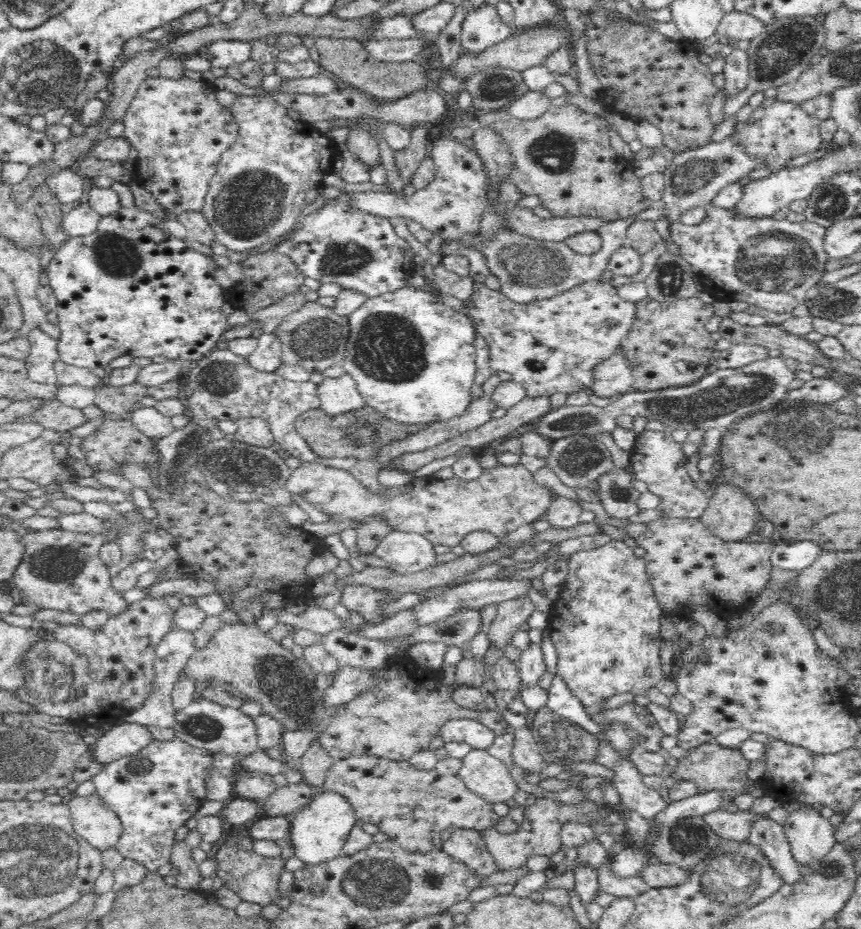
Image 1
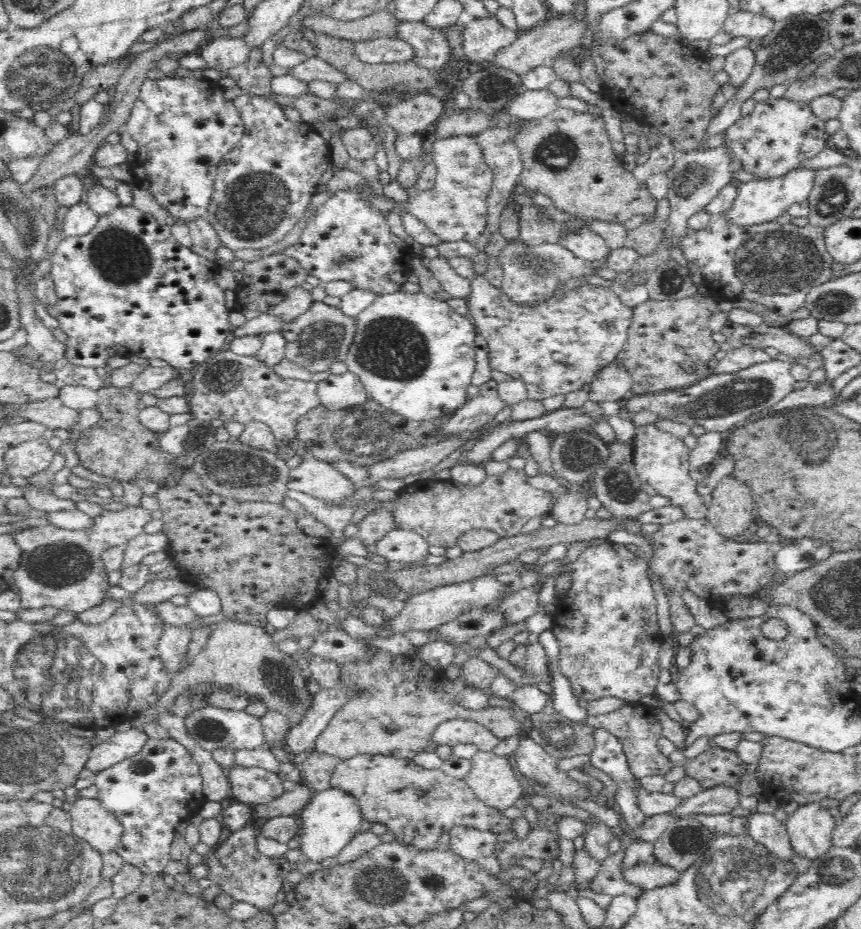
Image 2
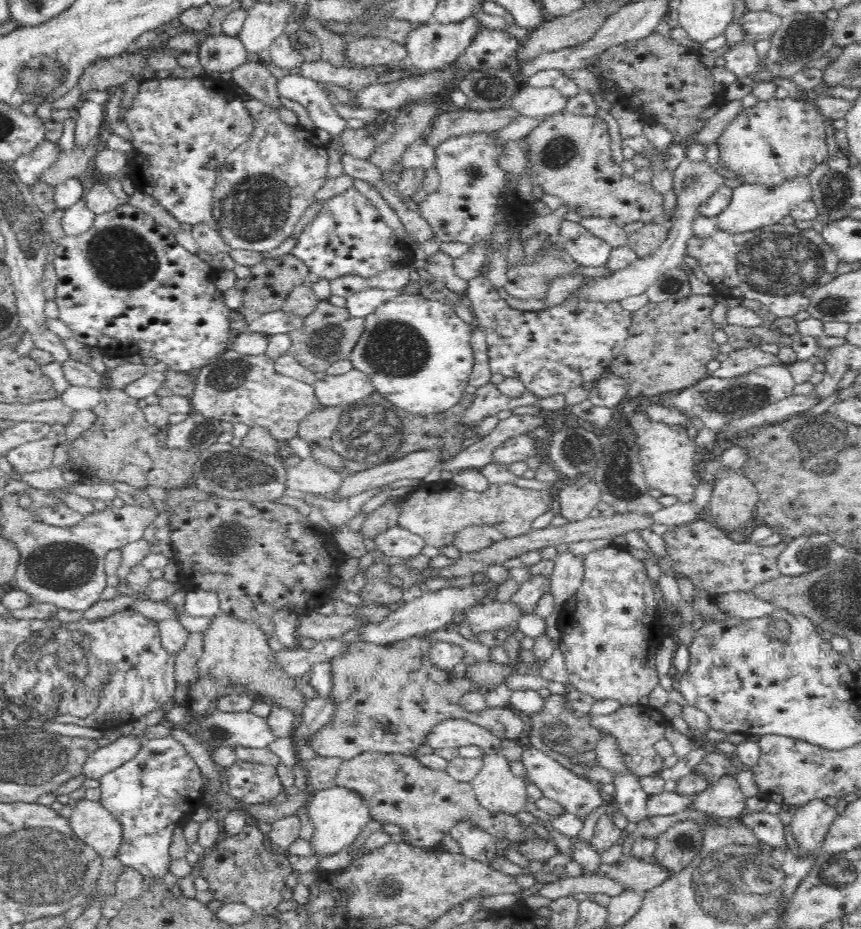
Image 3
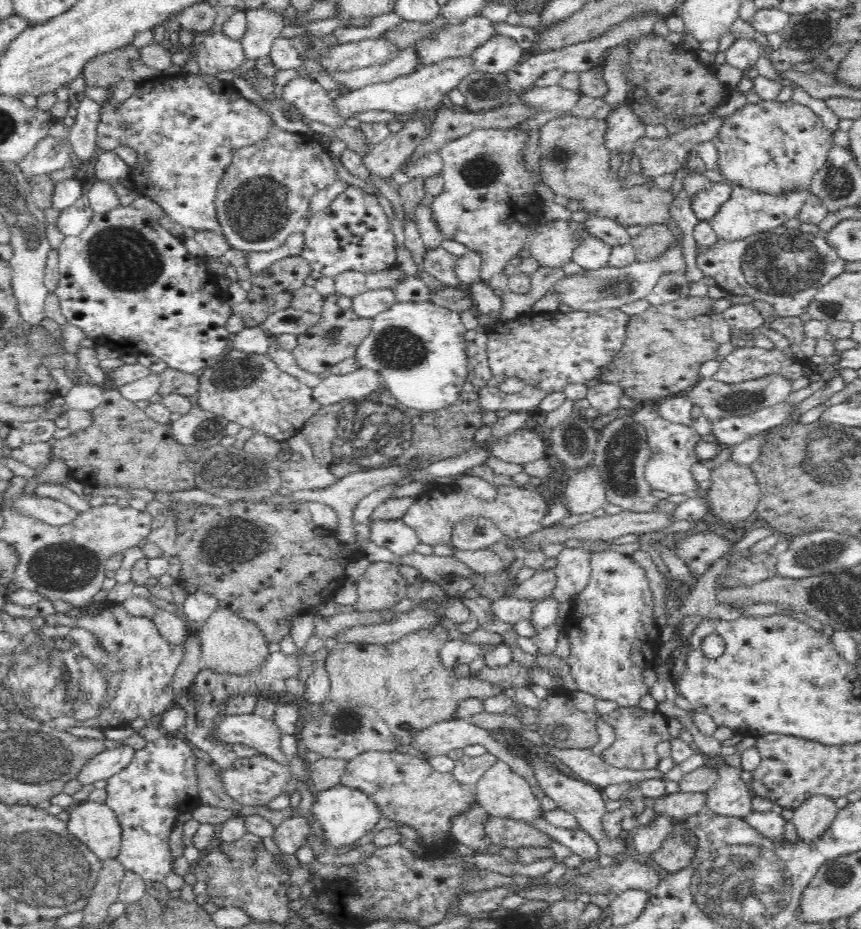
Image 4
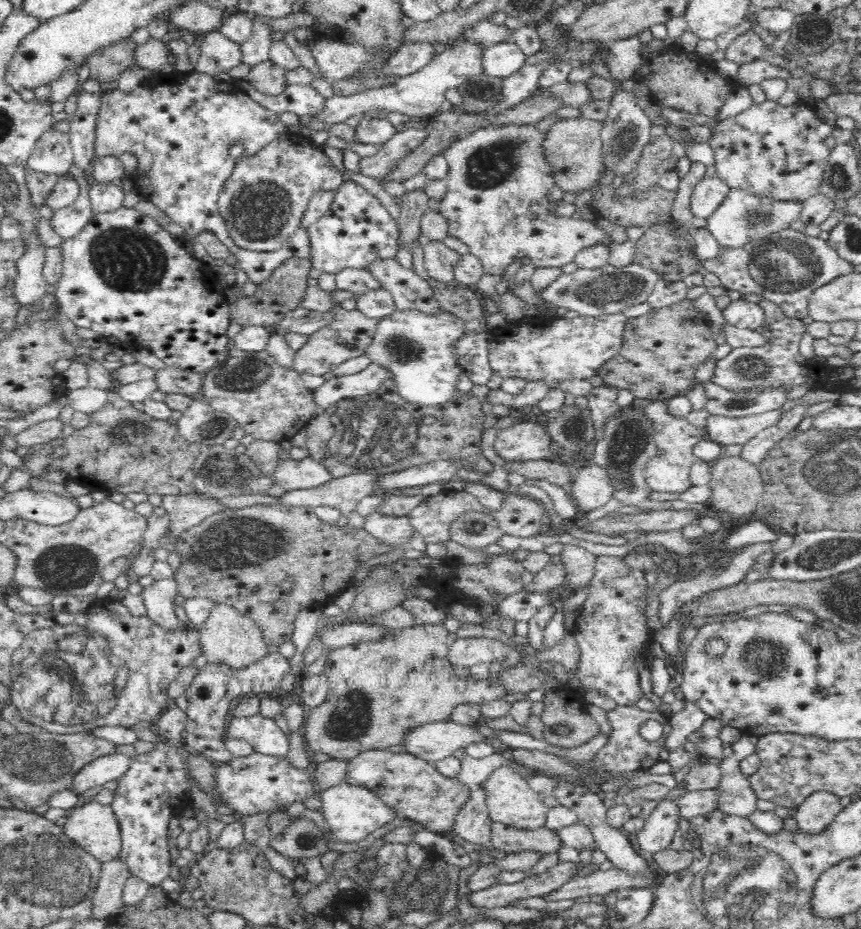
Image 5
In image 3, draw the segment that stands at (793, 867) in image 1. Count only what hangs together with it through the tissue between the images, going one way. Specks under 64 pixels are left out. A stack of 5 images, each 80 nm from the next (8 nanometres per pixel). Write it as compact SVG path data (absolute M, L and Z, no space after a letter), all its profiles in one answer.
M766 811L750 812L741 815L743 823L754 833L758 842L778 850L787 850L786 825L777 814Z

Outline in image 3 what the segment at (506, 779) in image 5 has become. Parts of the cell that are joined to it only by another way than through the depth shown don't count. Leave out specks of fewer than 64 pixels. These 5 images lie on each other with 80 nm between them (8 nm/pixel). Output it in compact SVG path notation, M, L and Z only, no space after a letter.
M483 754L481 759L482 766L469 783L472 785L476 798L480 801L482 807L490 809L492 812L501 812L514 816L518 811L525 810L528 781L512 773L510 761L503 754Z

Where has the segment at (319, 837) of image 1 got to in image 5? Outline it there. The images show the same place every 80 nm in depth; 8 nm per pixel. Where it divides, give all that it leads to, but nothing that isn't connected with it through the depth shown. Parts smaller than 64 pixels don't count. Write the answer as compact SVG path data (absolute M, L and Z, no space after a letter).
M344 781L338 786L327 788L318 793L321 798L320 812L330 835L339 842L360 842L368 839L370 833L396 818L386 804L367 788L348 784Z

